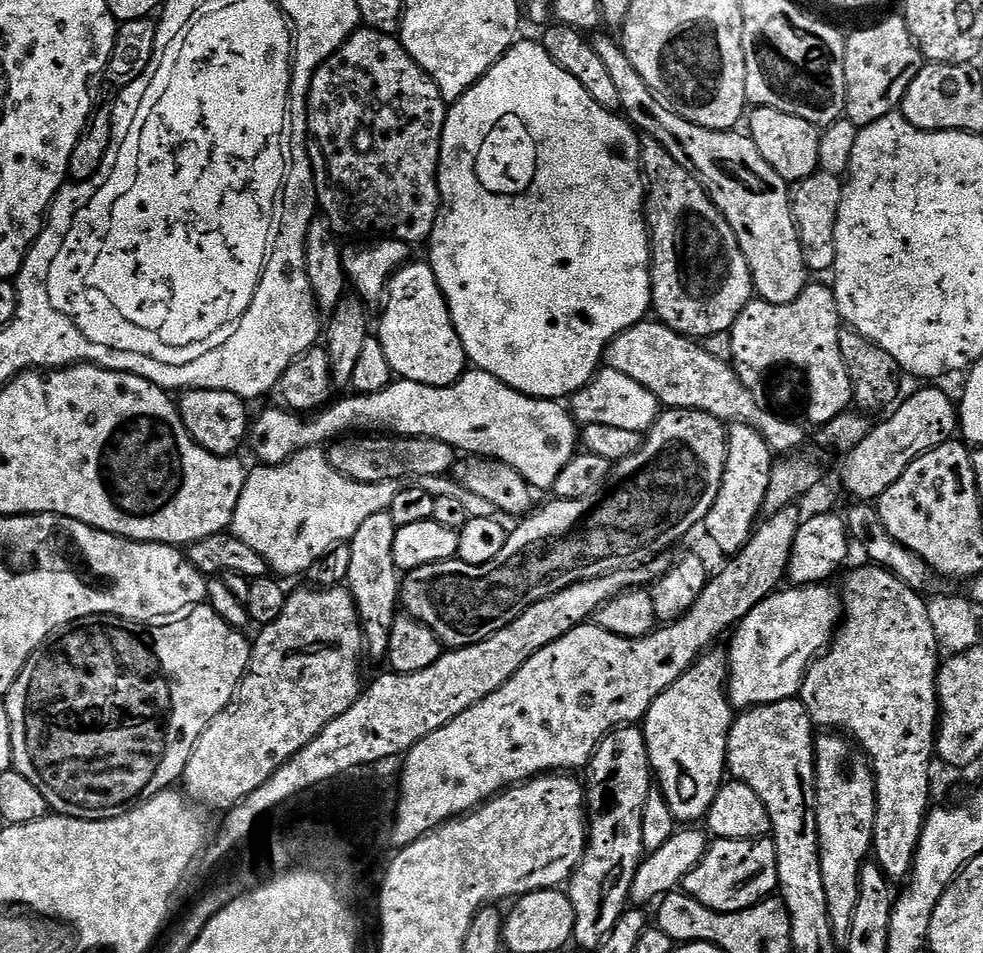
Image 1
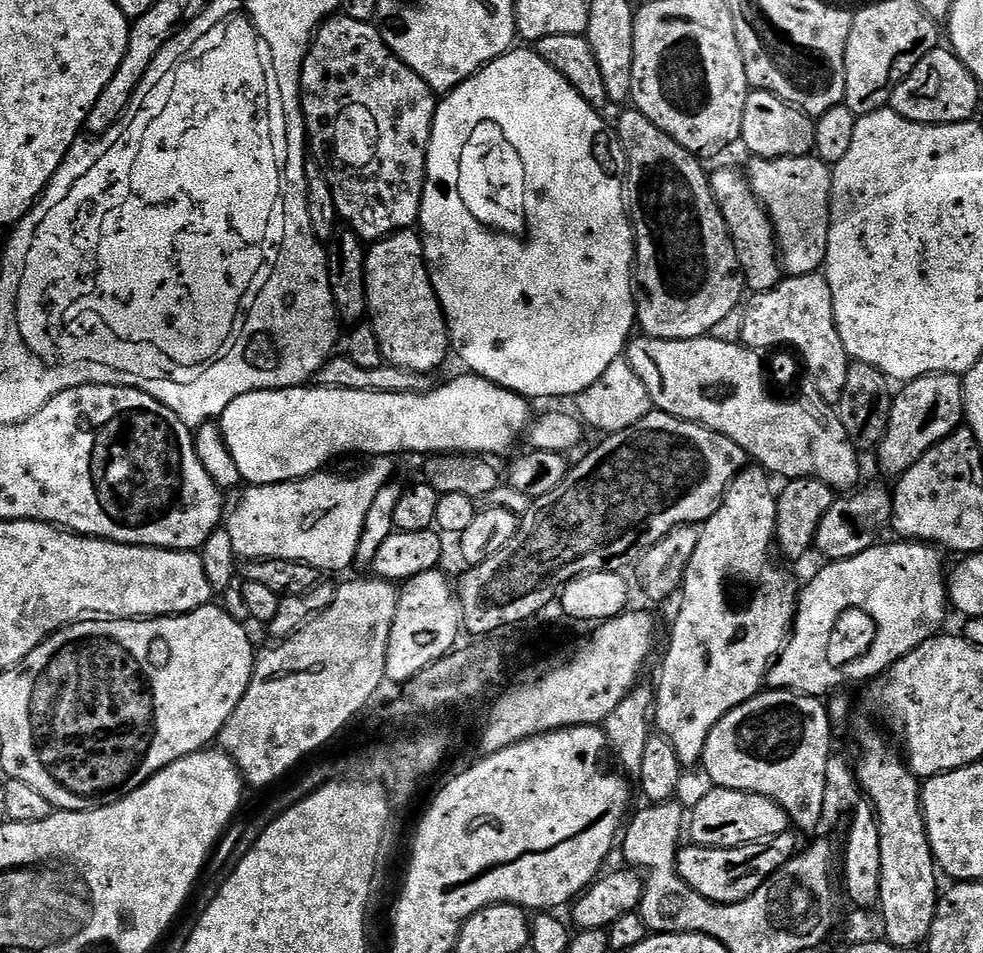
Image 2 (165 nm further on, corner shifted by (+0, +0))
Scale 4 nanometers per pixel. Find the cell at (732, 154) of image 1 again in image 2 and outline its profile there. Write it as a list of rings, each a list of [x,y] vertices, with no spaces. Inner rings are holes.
[[[720,168],[716,173],[711,173],[710,179],[718,210],[722,210],[722,218],[734,242],[740,274],[744,278],[747,291],[755,294],[774,290],[782,279],[782,265],[780,249],[776,247],[776,232],[772,228],[772,219],[768,217],[768,212],[760,205],[760,199],[754,194],[747,179],[741,173],[739,176],[734,169]]]

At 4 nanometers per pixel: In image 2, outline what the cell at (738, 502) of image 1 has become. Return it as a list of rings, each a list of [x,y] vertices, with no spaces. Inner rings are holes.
[[[759,466],[745,467],[743,472],[738,473],[735,480],[728,487],[728,493],[724,495],[724,501],[720,503],[720,509],[711,518],[705,520],[699,529],[700,537],[698,538],[693,556],[689,560],[688,568],[684,571],[682,585],[682,595],[684,594],[684,597],[680,600],[680,609],[677,610],[676,621],[672,624],[672,641],[668,644],[668,653],[665,654],[664,665],[660,668],[660,681],[655,681],[654,684],[655,731],[659,735],[665,736],[670,742],[670,746],[674,746],[674,754],[678,754],[681,765],[684,766],[689,766],[688,764],[699,765],[703,761],[706,738],[710,738],[710,730],[721,718],[726,714],[730,714],[730,710],[742,706],[750,698],[760,695],[768,678],[769,667],[775,661],[776,657],[784,651],[784,645],[787,643],[788,637],[794,627],[798,584],[792,581],[791,574],[779,564],[781,561],[774,555],[776,501],[778,496],[774,488],[772,492],[771,482],[773,483],[769,473],[765,472]]]

